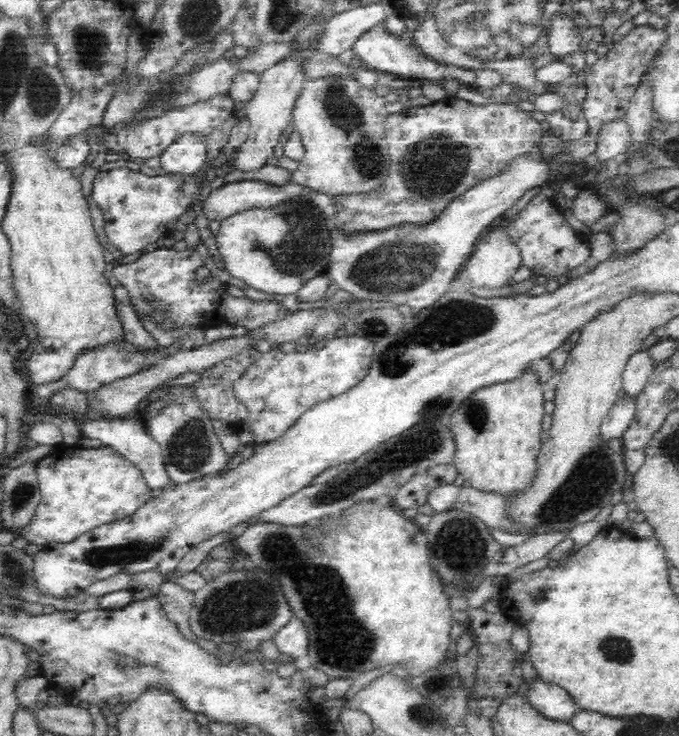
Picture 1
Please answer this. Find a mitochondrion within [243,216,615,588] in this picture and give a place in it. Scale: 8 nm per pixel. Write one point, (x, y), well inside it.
(455, 321)

